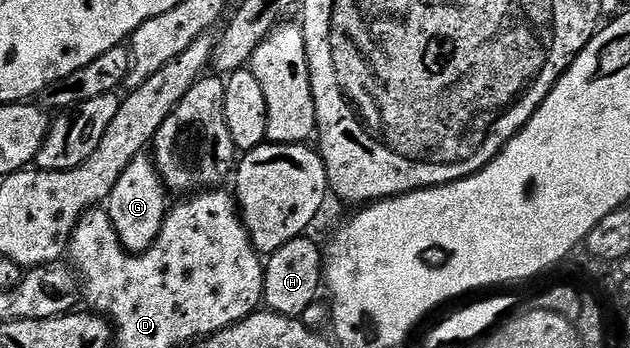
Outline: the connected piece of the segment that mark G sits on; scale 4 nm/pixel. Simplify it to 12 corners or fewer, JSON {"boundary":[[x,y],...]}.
{"boundary":[[148,152],[107,202],[127,252],[146,253],[165,222],[167,190]]}

